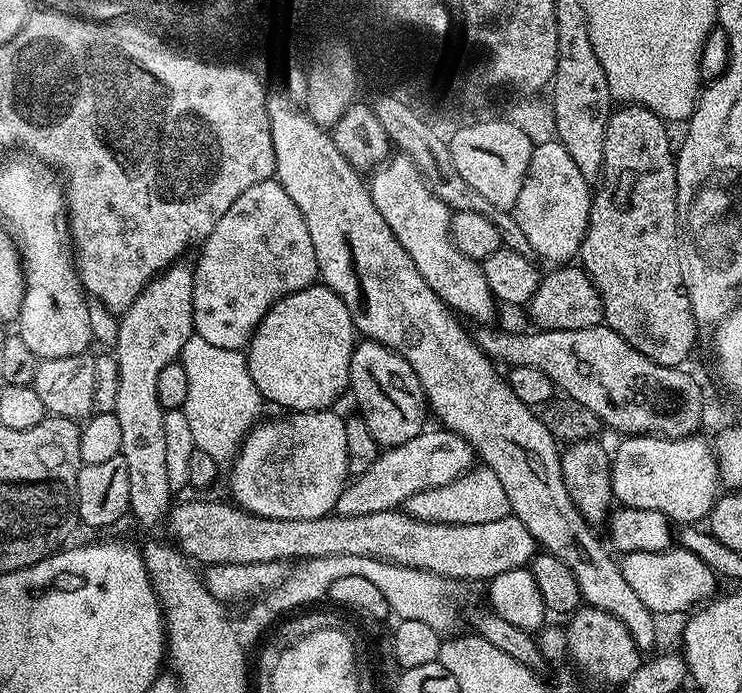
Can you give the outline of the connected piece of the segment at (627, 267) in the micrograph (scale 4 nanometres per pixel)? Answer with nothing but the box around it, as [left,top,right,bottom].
[578,106,698,368]

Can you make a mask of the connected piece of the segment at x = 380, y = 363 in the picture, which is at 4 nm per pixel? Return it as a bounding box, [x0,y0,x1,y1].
[348,339,430,449]

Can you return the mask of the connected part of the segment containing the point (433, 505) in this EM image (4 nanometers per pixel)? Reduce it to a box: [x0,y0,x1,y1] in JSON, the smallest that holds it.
[406,466,510,524]

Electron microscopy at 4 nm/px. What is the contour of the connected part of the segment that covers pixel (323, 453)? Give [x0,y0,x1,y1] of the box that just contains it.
[230,410,350,520]

